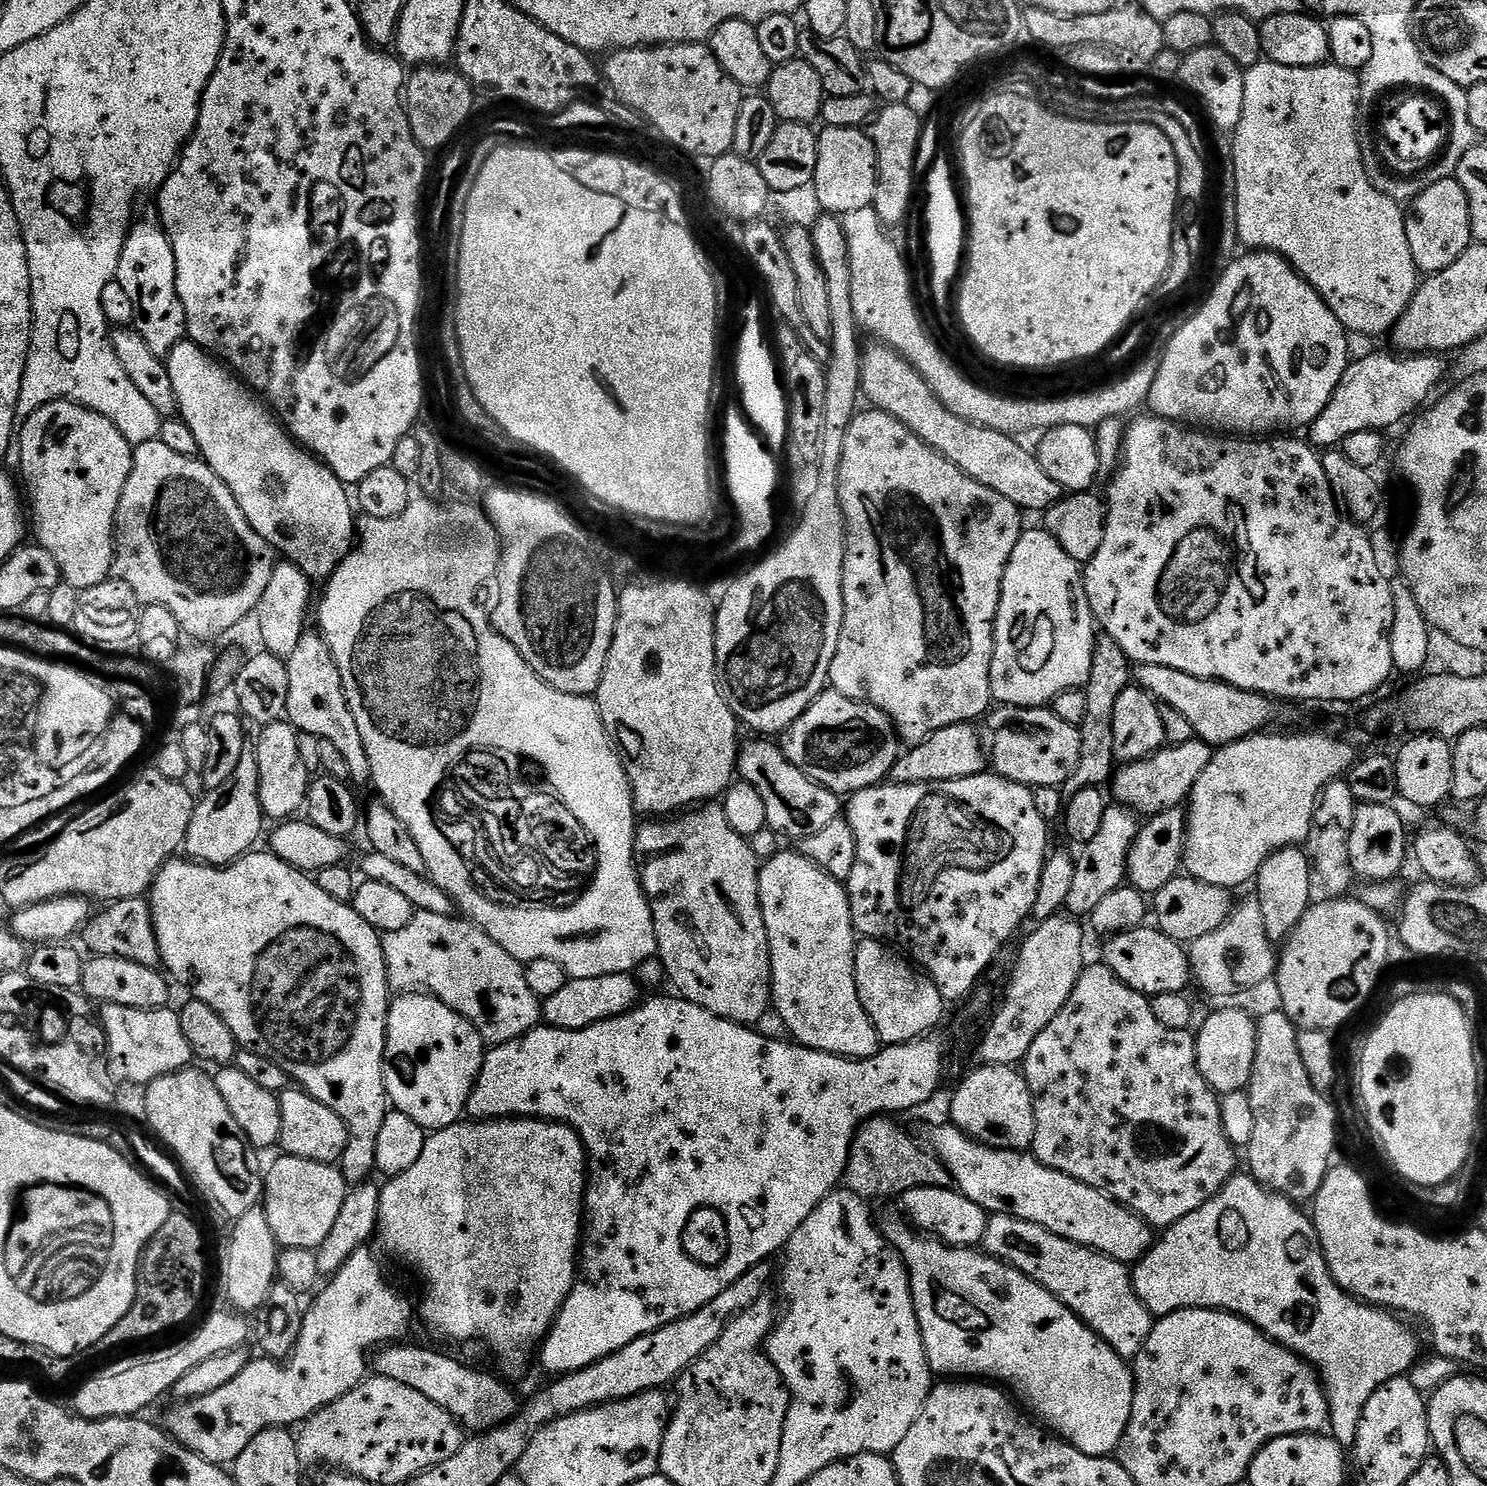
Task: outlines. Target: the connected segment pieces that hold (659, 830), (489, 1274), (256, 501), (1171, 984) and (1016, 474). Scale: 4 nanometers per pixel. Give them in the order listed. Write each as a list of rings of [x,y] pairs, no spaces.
[[[716,802],[705,803],[695,810],[685,811],[675,818],[660,818],[655,822],[644,823],[641,823],[636,830],[636,866],[640,874],[640,884],[644,887],[644,893],[652,911],[656,956],[662,965],[663,975],[666,974],[672,979],[673,986],[677,988],[673,989],[683,999],[710,1010],[710,1014],[720,1016],[735,1024],[756,1025],[758,1018],[762,1018],[762,1014],[769,1012],[772,1002],[772,959],[770,958],[770,946],[766,934],[766,922],[762,918],[762,910],[760,909],[760,869],[762,864],[759,859],[756,861],[755,850],[748,845],[751,843],[745,837],[730,830],[730,822],[726,822],[724,809]]]
[[[505,1118],[503,1120],[485,1120],[483,1122],[457,1122],[451,1124],[449,1128],[437,1128],[425,1139],[422,1146],[422,1156],[418,1158],[418,1162],[414,1162],[414,1166],[410,1166],[410,1170],[406,1170],[406,1174],[398,1174],[391,1177],[381,1187],[380,1205],[378,1206],[378,1241],[396,1260],[401,1260],[408,1268],[413,1268],[420,1275],[420,1280],[424,1283],[424,1297],[421,1298],[420,1304],[418,1300],[418,1316],[425,1320],[434,1331],[440,1336],[445,1336],[448,1340],[481,1340],[484,1344],[492,1347],[494,1355],[500,1359],[500,1364],[506,1371],[512,1372],[515,1368],[524,1368],[528,1364],[528,1359],[533,1359],[534,1353],[537,1351],[538,1345],[543,1341],[544,1337],[552,1328],[556,1316],[562,1310],[562,1306],[566,1302],[566,1298],[570,1294],[573,1284],[578,1279],[578,1253],[580,1250],[580,1241],[582,1239],[582,1213],[584,1210],[584,1190],[586,1187],[586,1153],[584,1144],[580,1141],[580,1135],[575,1132],[568,1124],[561,1124],[555,1120],[537,1120],[535,1118]]]
[[[185,338],[180,341],[178,346],[174,346],[174,350],[166,357],[167,368],[169,370],[170,379],[173,382],[174,394],[176,395],[176,406],[178,409],[179,419],[186,422],[186,426],[190,426],[190,430],[194,430],[194,438],[198,438],[198,446],[200,447],[200,456],[205,464],[209,464],[214,470],[214,474],[218,474],[218,478],[222,478],[222,482],[230,490],[230,494],[234,494],[234,498],[238,502],[238,506],[242,510],[242,514],[246,514],[246,518],[250,522],[252,529],[261,536],[268,545],[270,545],[277,553],[280,552],[285,561],[296,564],[297,567],[304,571],[304,575],[309,581],[328,580],[339,573],[339,564],[348,557],[348,553],[354,547],[354,520],[352,524],[352,508],[354,512],[354,500],[350,495],[349,489],[332,473],[330,469],[324,465],[323,460],[312,455],[311,452],[300,447],[287,431],[282,427],[279,419],[223,363],[217,362],[213,357],[209,356],[204,349],[192,343],[191,340]]]
[[[1155,926],[1131,928],[1128,932],[1120,932],[1111,937],[1105,944],[1108,945],[1104,948],[1103,963],[1108,965],[1108,969],[1123,984],[1138,990],[1146,997],[1184,992],[1187,984],[1193,983],[1192,967],[1185,945]]]
[[[870,342],[863,347],[860,358],[860,386],[863,397],[869,400],[871,407],[898,418],[916,437],[922,438],[938,454],[942,454],[967,476],[974,478],[974,482],[982,482],[982,486],[990,486],[990,490],[1002,494],[1002,498],[1010,498],[1010,502],[1014,502],[1025,513],[1043,514],[1064,499],[1066,490],[1058,486],[1058,482],[1054,482],[1054,478],[1050,478],[1046,470],[1042,470],[1035,451],[1027,452],[1017,437],[977,424],[967,424],[965,420],[959,420],[954,414],[950,414],[950,410],[946,410],[946,406],[933,394],[922,376],[892,348],[879,342]]]

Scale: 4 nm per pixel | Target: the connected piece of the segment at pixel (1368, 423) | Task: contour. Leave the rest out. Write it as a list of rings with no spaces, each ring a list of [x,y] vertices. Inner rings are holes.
[[[1376,352],[1373,356],[1353,359],[1349,363],[1329,404],[1310,425],[1310,440],[1317,449],[1335,449],[1343,445],[1350,434],[1358,434],[1358,430],[1380,432],[1384,428],[1392,428],[1399,420],[1407,421],[1429,403],[1428,395],[1439,386],[1444,376],[1444,364],[1440,361],[1443,359],[1436,354],[1388,352]]]

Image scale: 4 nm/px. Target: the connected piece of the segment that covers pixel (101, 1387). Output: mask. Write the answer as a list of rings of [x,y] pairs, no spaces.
[[[235,1310],[216,1312],[204,1320],[204,1325],[193,1336],[177,1342],[173,1348],[152,1356],[149,1360],[128,1360],[125,1364],[116,1364],[97,1376],[92,1376],[73,1398],[71,1407],[75,1415],[87,1420],[105,1420],[119,1416],[139,1417],[155,1400],[160,1400],[164,1395],[171,1393],[176,1383],[198,1366],[198,1362],[206,1362],[206,1358],[214,1358],[214,1354],[226,1354],[235,1348],[247,1345],[250,1340],[250,1324],[243,1315]]]

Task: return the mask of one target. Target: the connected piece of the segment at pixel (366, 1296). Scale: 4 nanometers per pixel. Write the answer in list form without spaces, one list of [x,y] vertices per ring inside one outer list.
[[[362,1246],[354,1254],[350,1254],[346,1266],[342,1266],[342,1270],[338,1270],[338,1274],[331,1276],[315,1293],[316,1301],[307,1305],[302,1334],[287,1360],[249,1359],[242,1374],[238,1374],[234,1382],[222,1386],[222,1390],[214,1390],[205,1396],[177,1403],[177,1408],[169,1414],[168,1424],[166,1423],[171,1439],[183,1448],[197,1452],[202,1459],[209,1460],[212,1464],[231,1465],[238,1454],[242,1454],[242,1450],[250,1446],[254,1437],[262,1434],[262,1430],[293,1426],[296,1423],[299,1425],[319,1408],[324,1408],[330,1402],[342,1398],[342,1394],[358,1387],[369,1375],[369,1353],[377,1346],[407,1341],[408,1331],[412,1328],[412,1316],[414,1320],[413,1301],[411,1304],[402,1293],[395,1292],[388,1285],[384,1268],[376,1261],[376,1256],[370,1249],[371,1247]]]

